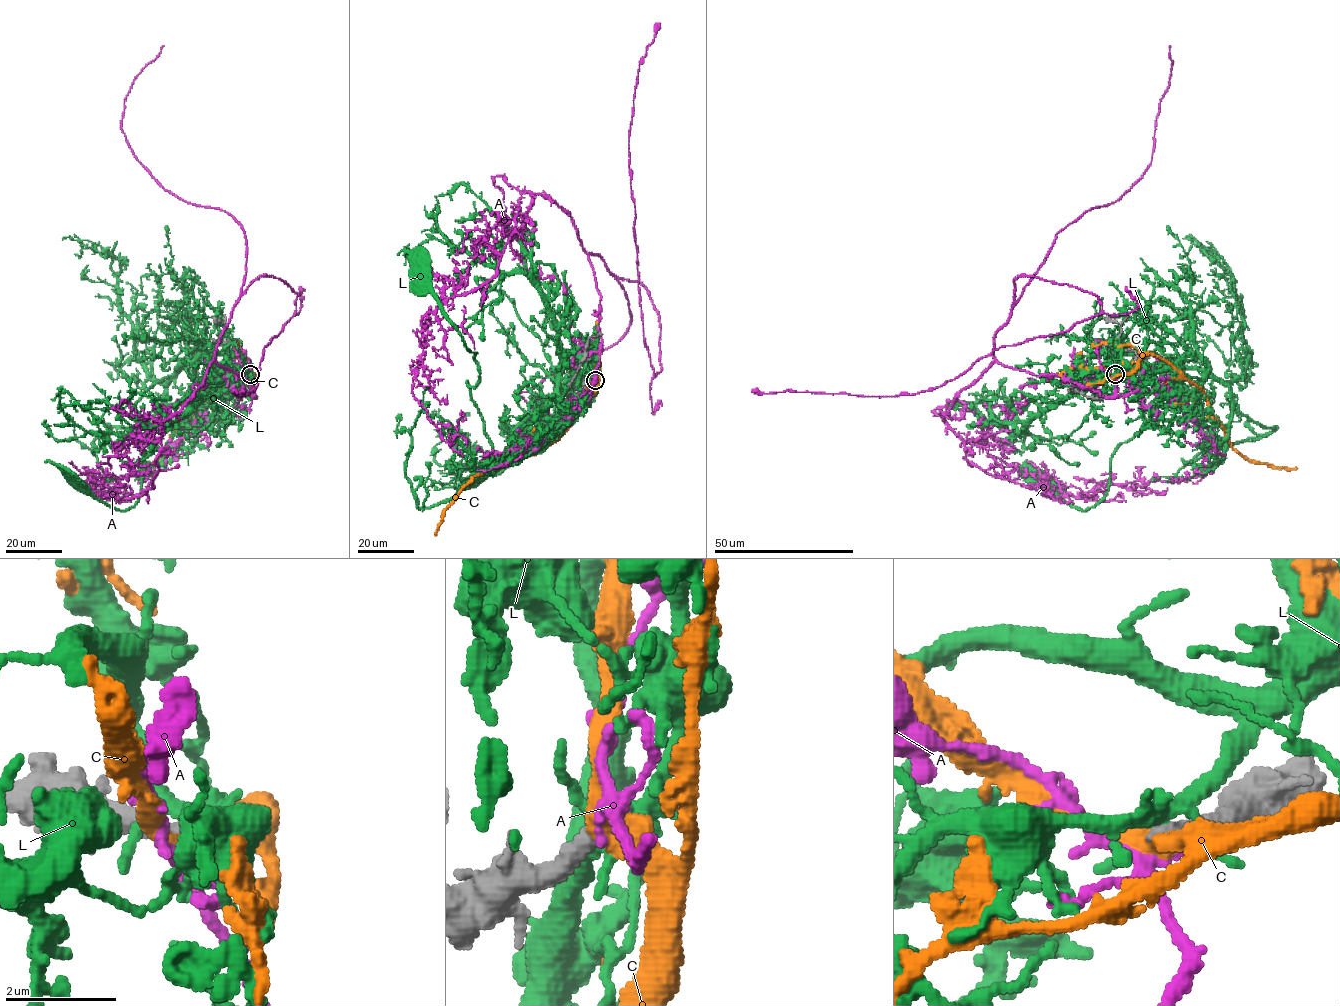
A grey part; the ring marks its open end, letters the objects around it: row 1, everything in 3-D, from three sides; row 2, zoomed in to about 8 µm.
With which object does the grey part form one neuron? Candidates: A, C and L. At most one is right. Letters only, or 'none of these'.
none of these

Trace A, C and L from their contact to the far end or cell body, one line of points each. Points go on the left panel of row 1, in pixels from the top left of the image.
A: (249, 375), (254, 396), (216, 346), (244, 291), (274, 276), (297, 293), (294, 315), (243, 390)
C: (249, 375), (254, 374), (248, 362), (236, 356), (199, 396), (154, 461), (142, 467)
L: (249, 373), (191, 356), (146, 389), (131, 415), (147, 435), (144, 475), (128, 509), (79, 484)

